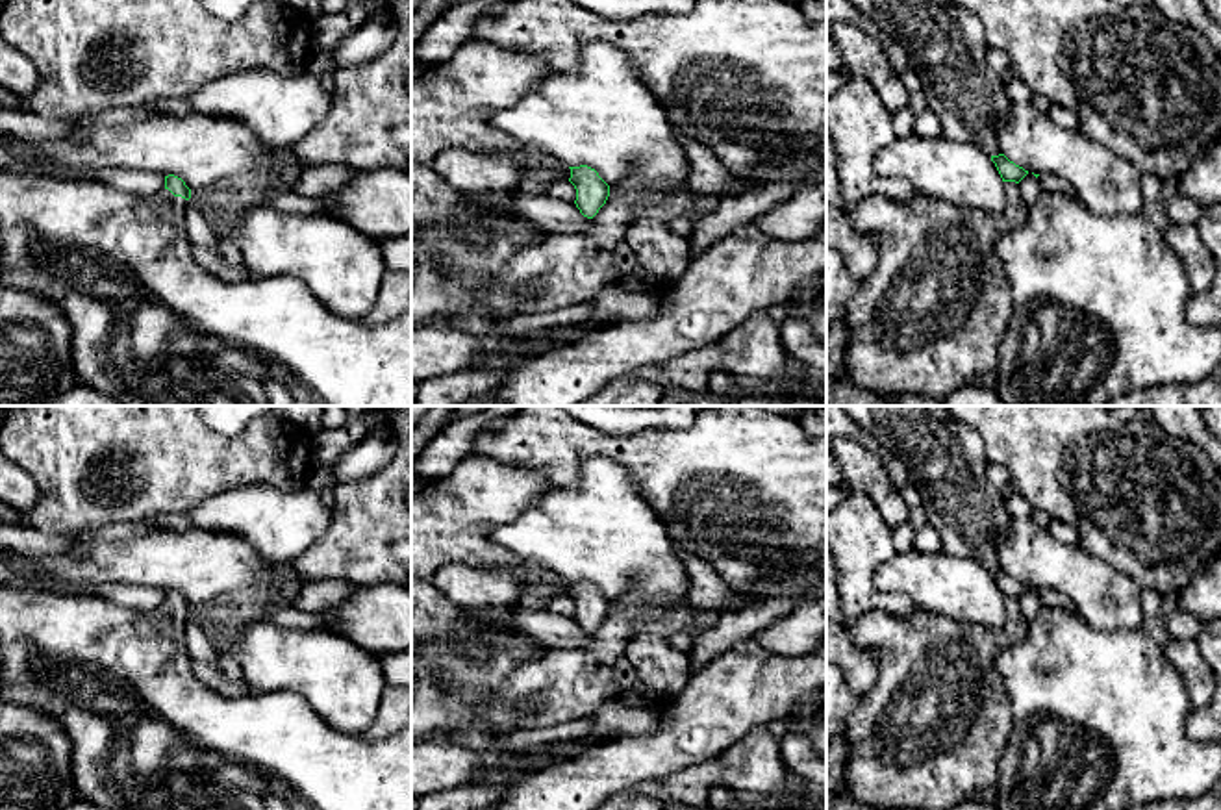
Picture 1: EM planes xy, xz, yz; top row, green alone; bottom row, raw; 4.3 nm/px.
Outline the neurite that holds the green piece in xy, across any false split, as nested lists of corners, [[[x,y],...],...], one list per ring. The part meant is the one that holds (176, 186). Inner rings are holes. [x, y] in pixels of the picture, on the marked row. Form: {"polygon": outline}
{"polygon": [[[0,169],[0,250],[7,256],[2,280],[52,302],[72,330],[72,365],[80,384],[93,387],[122,406],[411,406],[411,311],[384,323],[365,324],[330,311],[298,278],[246,276],[222,282],[204,271],[195,256],[187,230],[185,206],[191,189],[174,174],[152,195],[135,195],[96,180],[43,176],[26,171]]]}

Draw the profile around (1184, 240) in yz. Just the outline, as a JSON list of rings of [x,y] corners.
[[[1169,222],[1164,235],[1180,258],[1193,293],[1204,293],[1215,278],[1215,259],[1195,224]]]

